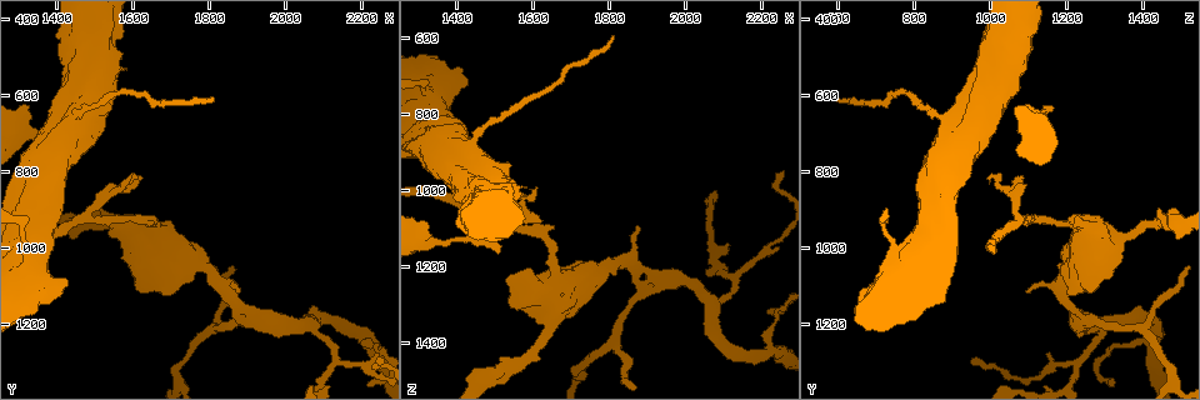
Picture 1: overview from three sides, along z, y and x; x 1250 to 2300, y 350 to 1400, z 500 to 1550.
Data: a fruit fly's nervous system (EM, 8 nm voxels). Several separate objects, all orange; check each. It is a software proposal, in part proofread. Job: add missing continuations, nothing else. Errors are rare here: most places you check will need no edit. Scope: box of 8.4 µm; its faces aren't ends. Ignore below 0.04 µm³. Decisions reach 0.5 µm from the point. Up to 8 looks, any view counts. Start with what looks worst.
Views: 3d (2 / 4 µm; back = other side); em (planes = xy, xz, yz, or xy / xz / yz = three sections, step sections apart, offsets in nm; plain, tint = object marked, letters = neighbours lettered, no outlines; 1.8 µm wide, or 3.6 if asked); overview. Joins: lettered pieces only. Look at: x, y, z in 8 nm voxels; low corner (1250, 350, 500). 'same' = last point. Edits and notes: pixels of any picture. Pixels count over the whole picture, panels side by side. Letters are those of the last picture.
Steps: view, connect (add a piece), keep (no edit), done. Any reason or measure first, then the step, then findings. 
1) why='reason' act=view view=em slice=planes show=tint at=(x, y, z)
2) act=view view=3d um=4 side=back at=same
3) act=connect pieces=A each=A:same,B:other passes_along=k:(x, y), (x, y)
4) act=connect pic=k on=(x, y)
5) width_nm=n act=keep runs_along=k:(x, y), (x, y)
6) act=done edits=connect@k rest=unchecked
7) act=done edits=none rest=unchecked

act=view view=3d um=4 at=(1325, 630, 1095)

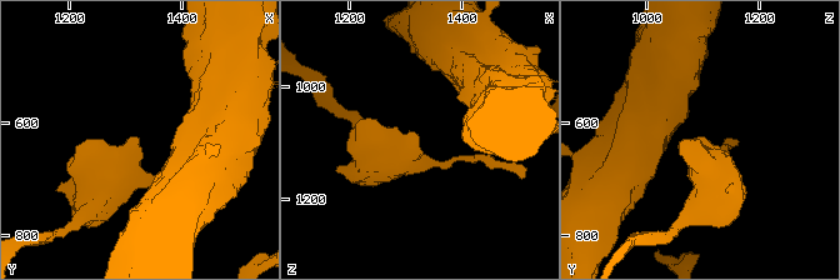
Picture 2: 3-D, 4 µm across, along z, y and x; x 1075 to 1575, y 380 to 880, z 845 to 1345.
why='need the tissue' act=view view=em um=3.6 slice=planes show=letters at=(1325, 630, 1090)

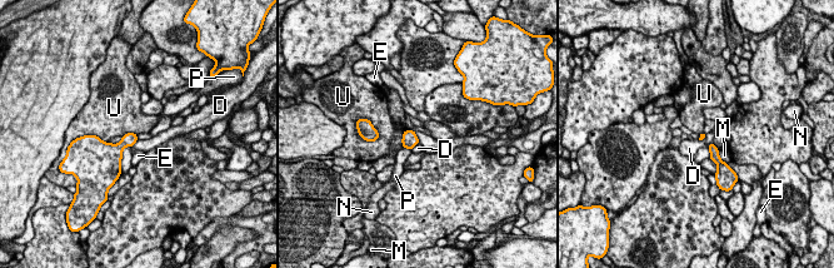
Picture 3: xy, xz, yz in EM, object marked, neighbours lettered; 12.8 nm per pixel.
act=keep each=D:other,E:other,M:other,N:other,P:other,U:other border=3:(419, 143), (411, 150) found='no lettered piece goes on from it'

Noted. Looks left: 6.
why='three arms meet' act=view view=em slice=xy step=4 show=tint at=(1870, 1150, 1200)

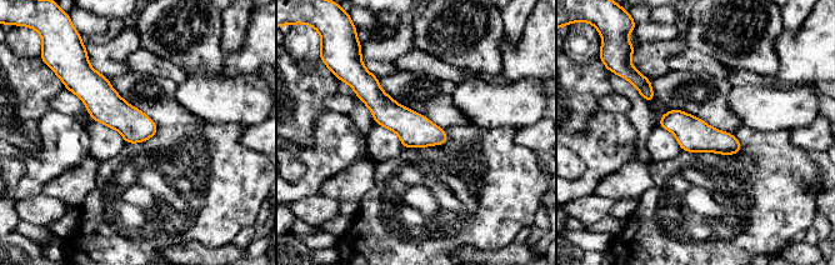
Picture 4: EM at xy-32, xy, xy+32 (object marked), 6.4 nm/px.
why='another direction' act=view view=em slice=yz step=4 show=letters at=same

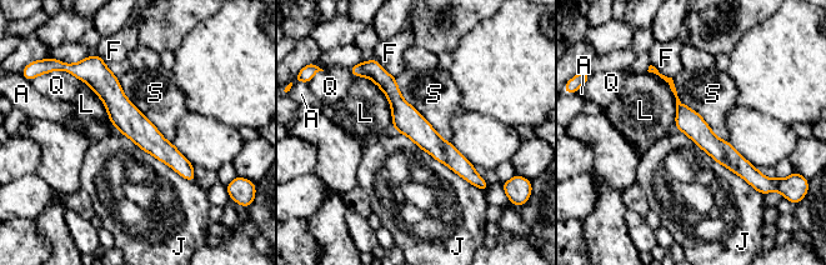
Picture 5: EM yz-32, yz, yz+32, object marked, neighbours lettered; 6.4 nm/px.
act=keep each=A:other,F:other,J:other,L:other,Q:other,S:other runs_along=5:(378, 69), (403, 113), (474, 180) found='none of them fits'

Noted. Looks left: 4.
why='thick turns thin' act=view view=em um=3.6 slice=xz step=4 show=tint at=(1660, 955, 1245)

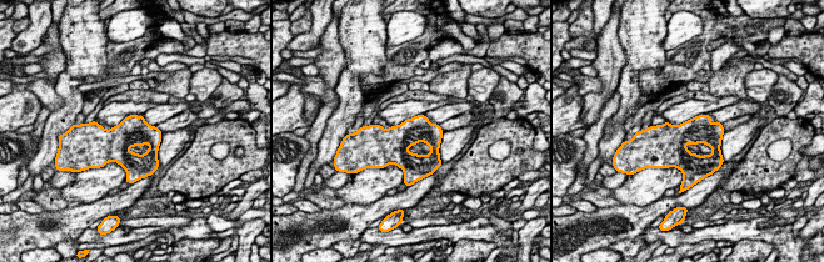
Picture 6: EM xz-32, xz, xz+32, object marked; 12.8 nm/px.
act=view view=em um=3.6 slice=xz step=4 show=letters at=same

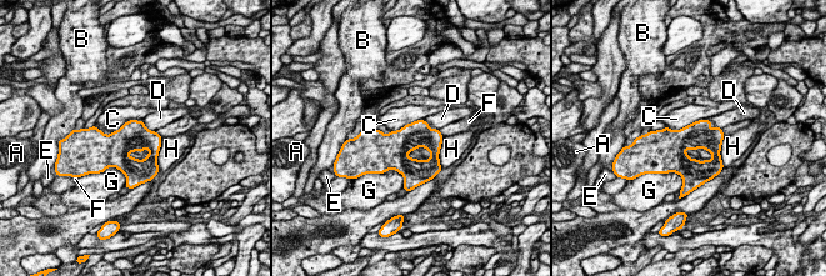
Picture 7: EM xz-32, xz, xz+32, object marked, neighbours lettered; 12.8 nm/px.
act=keep each=A:other,B:other,C:other,D:other,E:other,F:other,G:other,H:other border=7:(424, 119), (431, 129), (437, 129) found='none of them fits'

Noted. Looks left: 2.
act=done edits=none rest=unchecked

